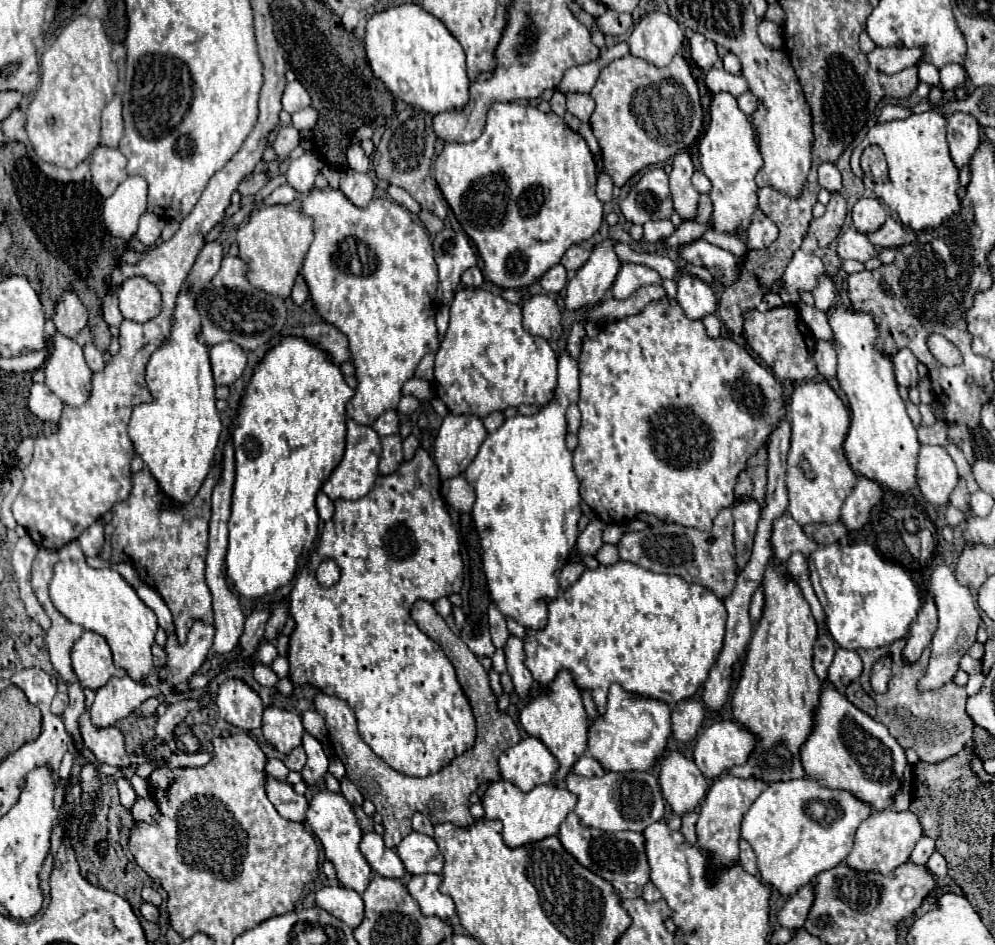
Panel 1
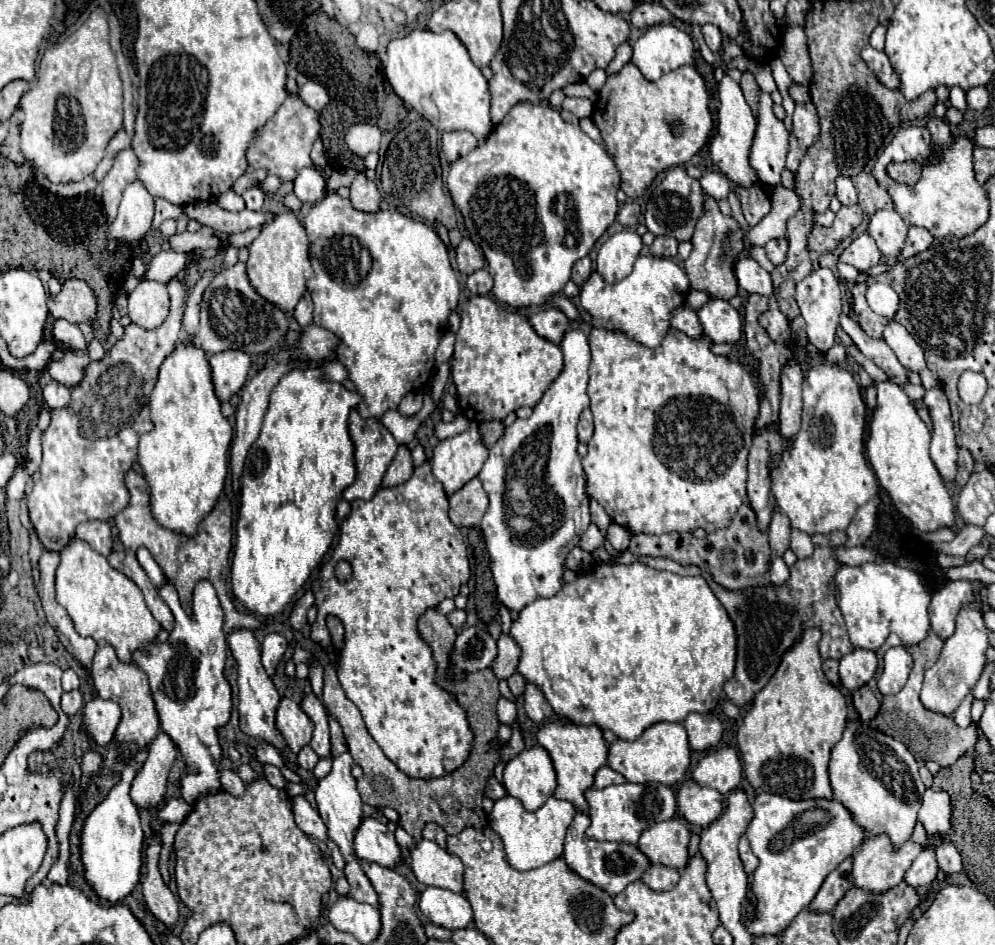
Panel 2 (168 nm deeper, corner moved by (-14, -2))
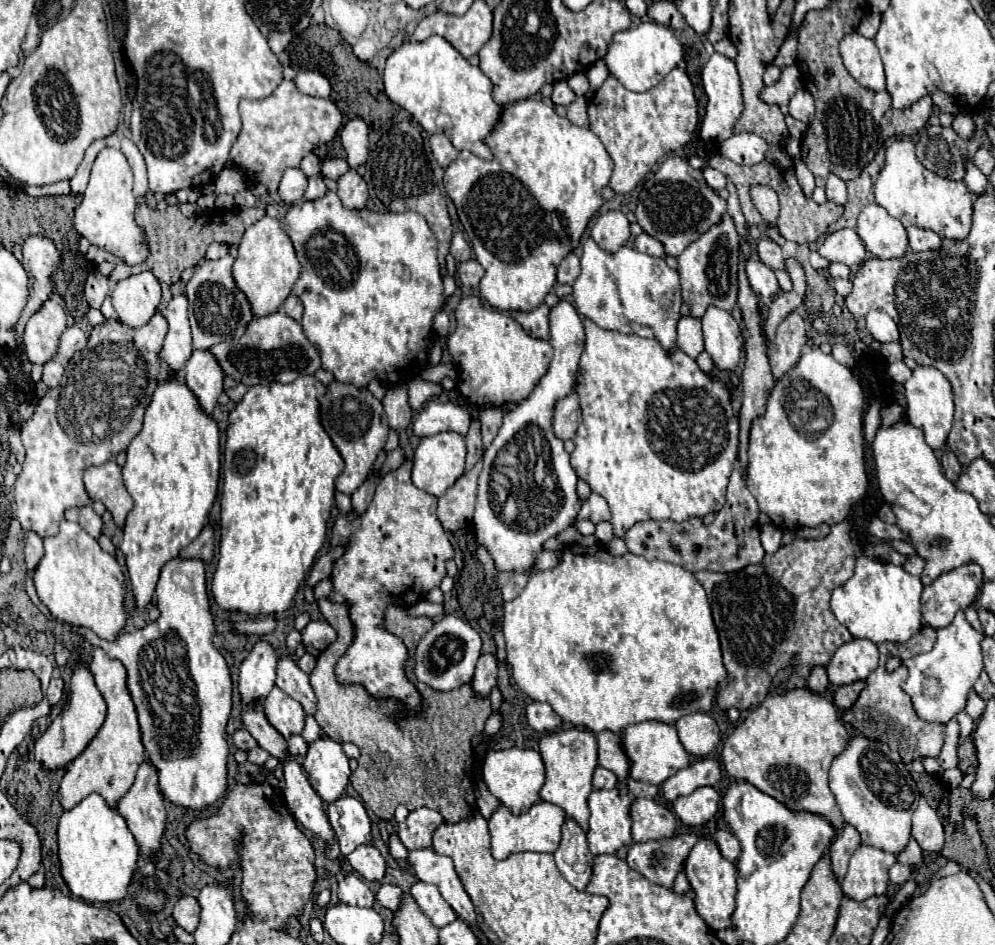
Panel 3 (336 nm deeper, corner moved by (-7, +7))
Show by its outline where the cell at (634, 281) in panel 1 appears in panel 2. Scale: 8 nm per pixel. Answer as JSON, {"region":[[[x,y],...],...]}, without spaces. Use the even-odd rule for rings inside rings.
{"region":[[[640,256],[628,278],[606,284],[596,272],[588,278],[580,292],[580,304],[592,314],[590,324],[604,330],[622,330],[644,346],[658,346],[670,328],[670,312],[686,300],[690,288],[686,272],[670,258]]]}

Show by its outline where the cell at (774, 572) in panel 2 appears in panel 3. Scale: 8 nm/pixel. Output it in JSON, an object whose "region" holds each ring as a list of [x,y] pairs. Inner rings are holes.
{"region":[[[771,523],[761,525],[761,545],[767,553],[775,553],[781,545],[781,529]]]}

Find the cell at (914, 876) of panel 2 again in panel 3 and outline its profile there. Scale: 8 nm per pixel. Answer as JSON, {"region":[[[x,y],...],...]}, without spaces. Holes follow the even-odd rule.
{"region":[[[895,863],[893,867],[889,867],[889,883],[891,885],[903,885],[911,877],[911,873],[913,873],[911,867]]]}

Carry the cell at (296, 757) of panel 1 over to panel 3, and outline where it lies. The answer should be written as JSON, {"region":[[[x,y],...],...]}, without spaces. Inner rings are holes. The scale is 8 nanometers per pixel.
{"region":[[[291,735],[287,739],[287,751],[293,755],[293,757],[303,757],[305,751],[307,751],[307,741],[301,737],[301,735]]]}

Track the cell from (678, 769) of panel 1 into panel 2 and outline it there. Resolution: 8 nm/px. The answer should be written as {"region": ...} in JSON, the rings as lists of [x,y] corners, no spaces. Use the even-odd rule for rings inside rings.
{"region":[[[686,780],[678,790],[678,812],[694,826],[706,828],[724,810],[724,796],[714,788],[704,788]]]}

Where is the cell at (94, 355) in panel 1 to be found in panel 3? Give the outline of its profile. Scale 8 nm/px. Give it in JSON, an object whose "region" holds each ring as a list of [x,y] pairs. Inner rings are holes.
{"region":[[[69,325],[59,339],[57,357],[63,361],[69,361],[73,357],[73,353],[77,353],[85,347],[85,343],[87,343],[87,335],[77,325]]]}

